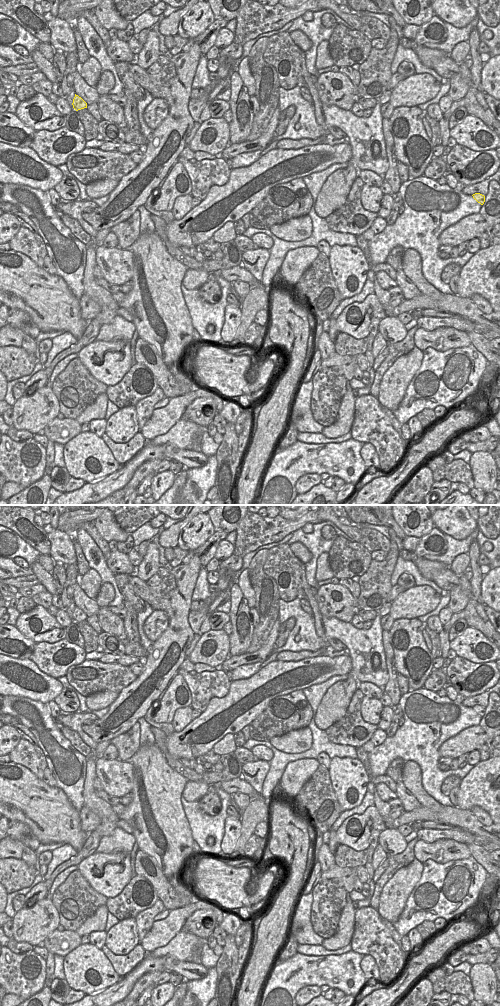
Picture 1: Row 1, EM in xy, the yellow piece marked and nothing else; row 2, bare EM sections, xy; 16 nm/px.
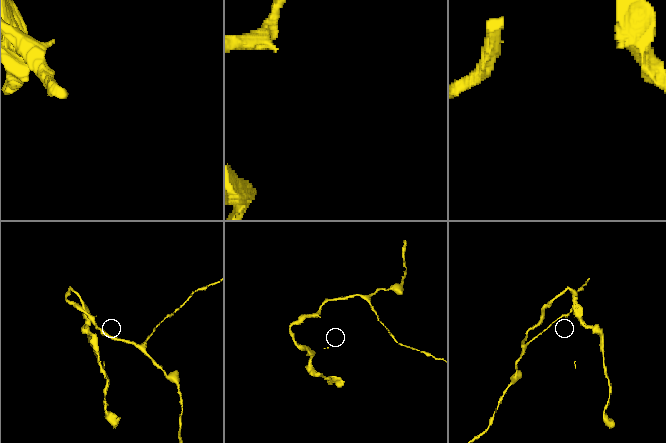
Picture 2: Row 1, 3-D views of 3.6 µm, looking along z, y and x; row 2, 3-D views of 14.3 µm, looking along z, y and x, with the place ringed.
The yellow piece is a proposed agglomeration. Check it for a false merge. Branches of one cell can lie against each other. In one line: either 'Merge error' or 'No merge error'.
Merge error

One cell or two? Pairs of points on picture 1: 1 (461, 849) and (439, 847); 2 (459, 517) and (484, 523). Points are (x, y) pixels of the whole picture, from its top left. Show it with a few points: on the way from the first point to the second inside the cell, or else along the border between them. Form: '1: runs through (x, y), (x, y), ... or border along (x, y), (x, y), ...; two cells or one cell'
1: runs through (456, 847), (452, 845), (444, 847); one cell
2: border along (476, 521), (477, 526); two cells

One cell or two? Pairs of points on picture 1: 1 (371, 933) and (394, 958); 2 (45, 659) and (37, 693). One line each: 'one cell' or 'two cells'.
1: one cell
2: two cells

